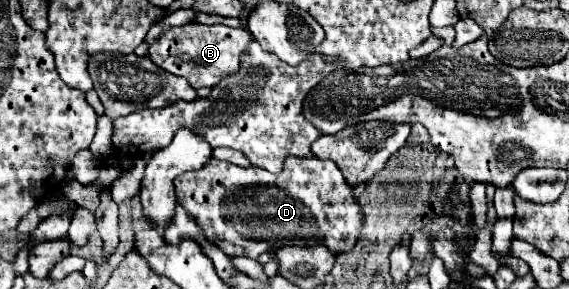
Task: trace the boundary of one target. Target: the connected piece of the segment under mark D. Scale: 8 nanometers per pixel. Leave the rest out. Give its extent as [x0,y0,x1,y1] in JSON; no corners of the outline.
[174,157,364,259]

